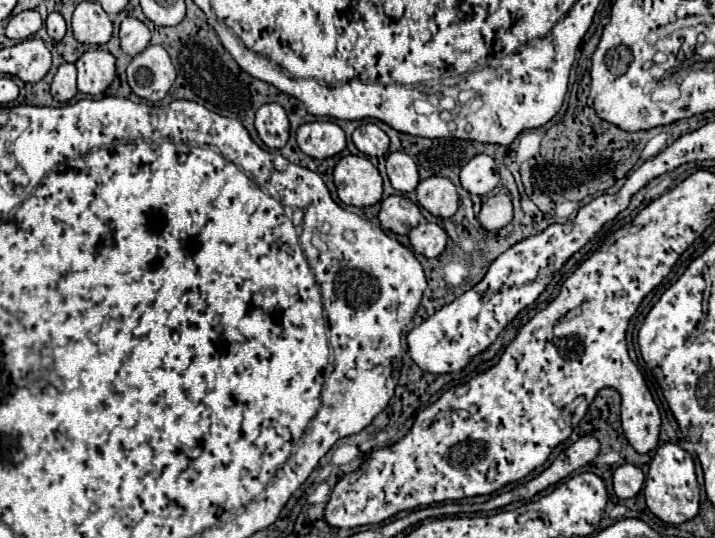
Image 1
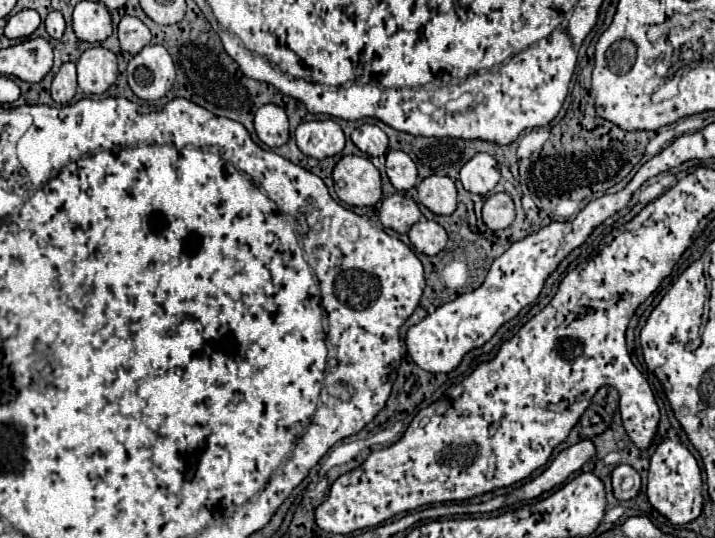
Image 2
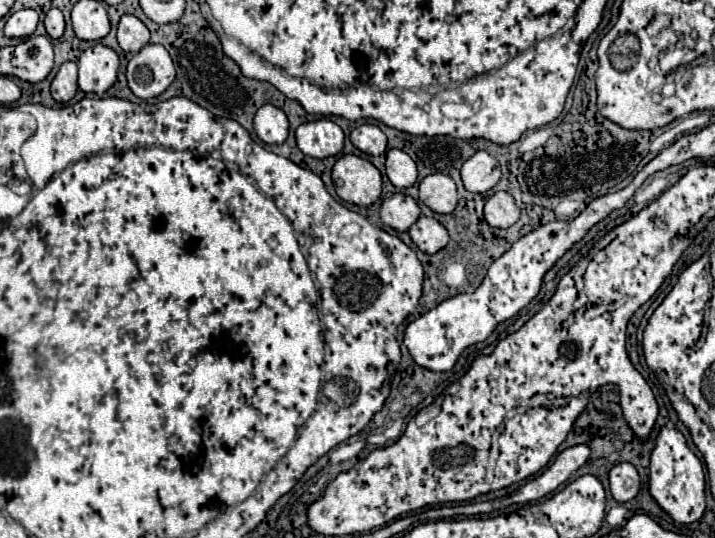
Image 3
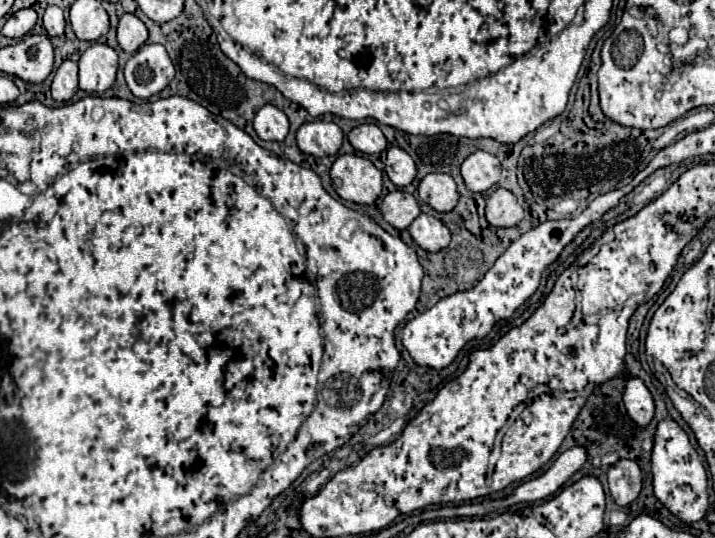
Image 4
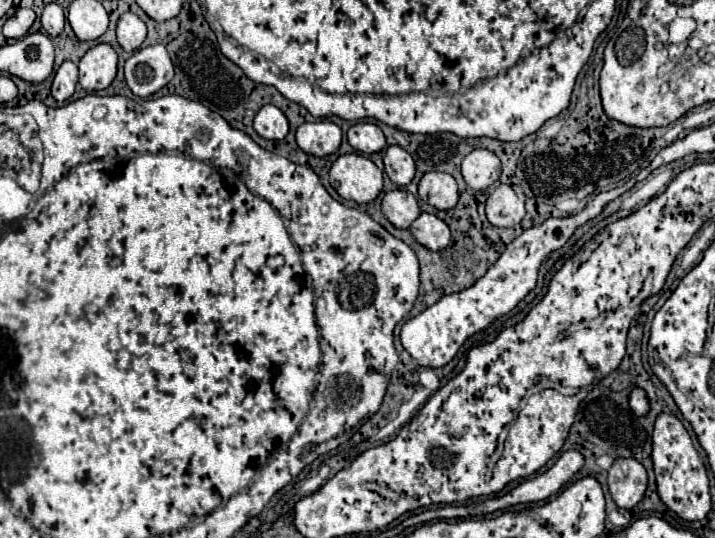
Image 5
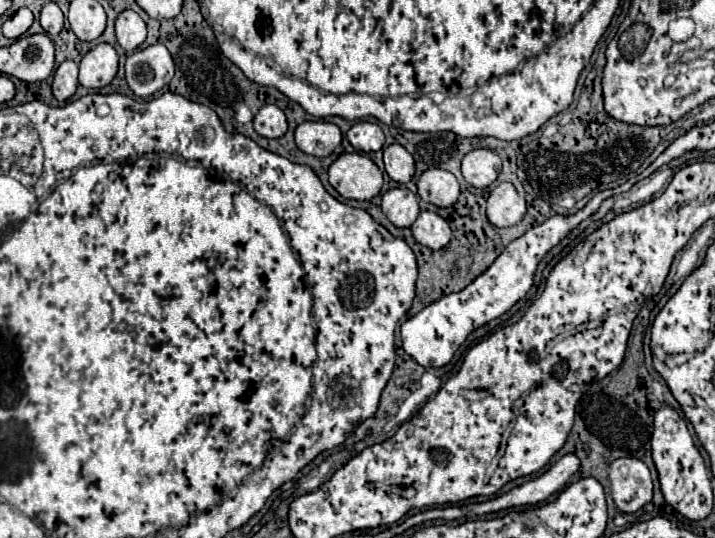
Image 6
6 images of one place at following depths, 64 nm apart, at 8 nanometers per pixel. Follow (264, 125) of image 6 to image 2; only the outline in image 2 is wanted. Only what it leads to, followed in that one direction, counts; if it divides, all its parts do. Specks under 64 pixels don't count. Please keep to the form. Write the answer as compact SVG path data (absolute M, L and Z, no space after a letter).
M276 104L260 106L254 116L254 126L258 138L270 148L282 146L288 140L288 118L284 108Z

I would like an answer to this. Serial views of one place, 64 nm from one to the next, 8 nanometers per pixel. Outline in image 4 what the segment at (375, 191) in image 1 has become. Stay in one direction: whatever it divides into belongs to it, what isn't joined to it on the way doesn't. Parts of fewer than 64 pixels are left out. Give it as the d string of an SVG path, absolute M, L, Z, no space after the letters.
M358 154L338 156L330 176L338 196L348 202L372 204L382 192L382 172Z

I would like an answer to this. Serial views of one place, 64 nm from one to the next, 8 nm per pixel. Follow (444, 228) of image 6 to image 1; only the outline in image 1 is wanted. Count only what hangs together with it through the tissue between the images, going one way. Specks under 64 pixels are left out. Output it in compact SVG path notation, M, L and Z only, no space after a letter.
M426 220L412 228L408 238L414 252L426 258L436 258L446 248L446 232L438 224L430 224Z

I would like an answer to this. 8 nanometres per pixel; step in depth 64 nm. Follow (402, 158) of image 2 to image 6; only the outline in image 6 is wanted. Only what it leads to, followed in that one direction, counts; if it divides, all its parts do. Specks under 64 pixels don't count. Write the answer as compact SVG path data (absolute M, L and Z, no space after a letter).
M390 144L384 148L384 166L386 174L398 184L406 184L414 178L414 158L400 144Z

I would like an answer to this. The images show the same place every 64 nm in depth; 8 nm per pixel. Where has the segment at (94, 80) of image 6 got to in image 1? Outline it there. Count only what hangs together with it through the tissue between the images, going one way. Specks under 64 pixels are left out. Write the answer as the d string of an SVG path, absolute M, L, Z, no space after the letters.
M88 50L76 62L78 68L78 90L90 96L102 94L114 80L114 56L106 50Z

